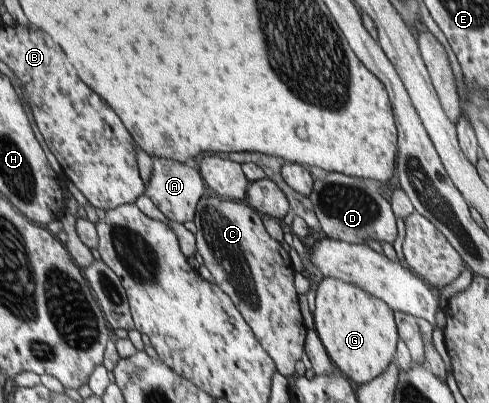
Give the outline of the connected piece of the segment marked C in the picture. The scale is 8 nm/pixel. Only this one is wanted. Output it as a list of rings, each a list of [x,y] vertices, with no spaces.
[[[222,197],[203,198],[198,203],[194,222],[197,227],[196,251],[203,264],[203,271],[230,296],[231,302],[234,302],[243,319],[250,324],[251,331],[257,336],[258,342],[277,364],[279,373],[291,380],[297,375],[295,364],[297,360],[301,360],[303,350],[306,350],[305,334],[307,332],[303,326],[301,310],[299,310],[299,298],[295,292],[297,288],[293,286],[293,276],[297,276],[297,273],[291,266],[289,254],[279,244],[279,240],[273,240],[273,236],[265,230],[266,226],[263,226],[258,212],[249,208],[243,201]]]

